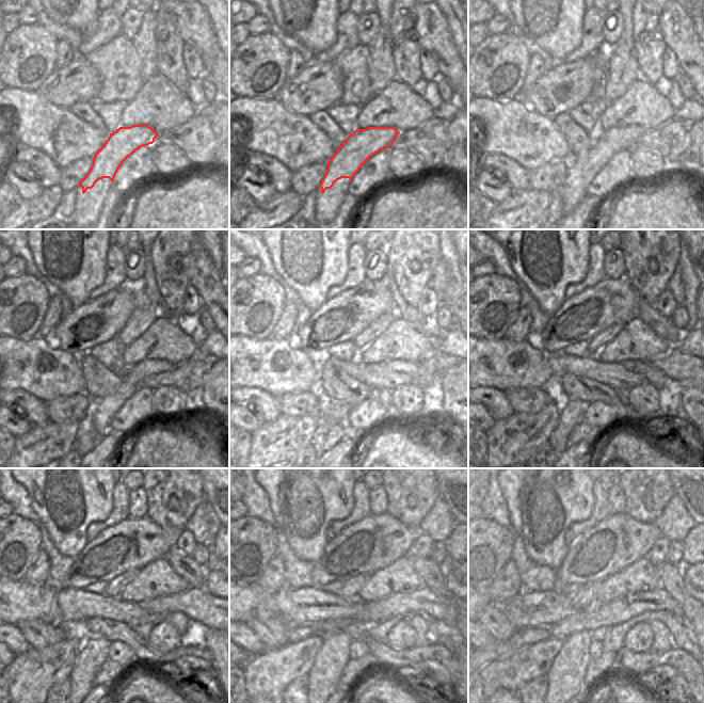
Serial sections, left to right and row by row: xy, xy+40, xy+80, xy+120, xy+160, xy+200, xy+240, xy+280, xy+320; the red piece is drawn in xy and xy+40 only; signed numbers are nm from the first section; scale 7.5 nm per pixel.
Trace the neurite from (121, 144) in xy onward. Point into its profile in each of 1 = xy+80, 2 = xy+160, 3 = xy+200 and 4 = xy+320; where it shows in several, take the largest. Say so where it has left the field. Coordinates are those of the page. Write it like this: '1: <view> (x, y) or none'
1: xy+80 (607, 143)
2: xy+160 (411, 368)
3: xy+200 (653, 376)
4: xy+320 (662, 642)

